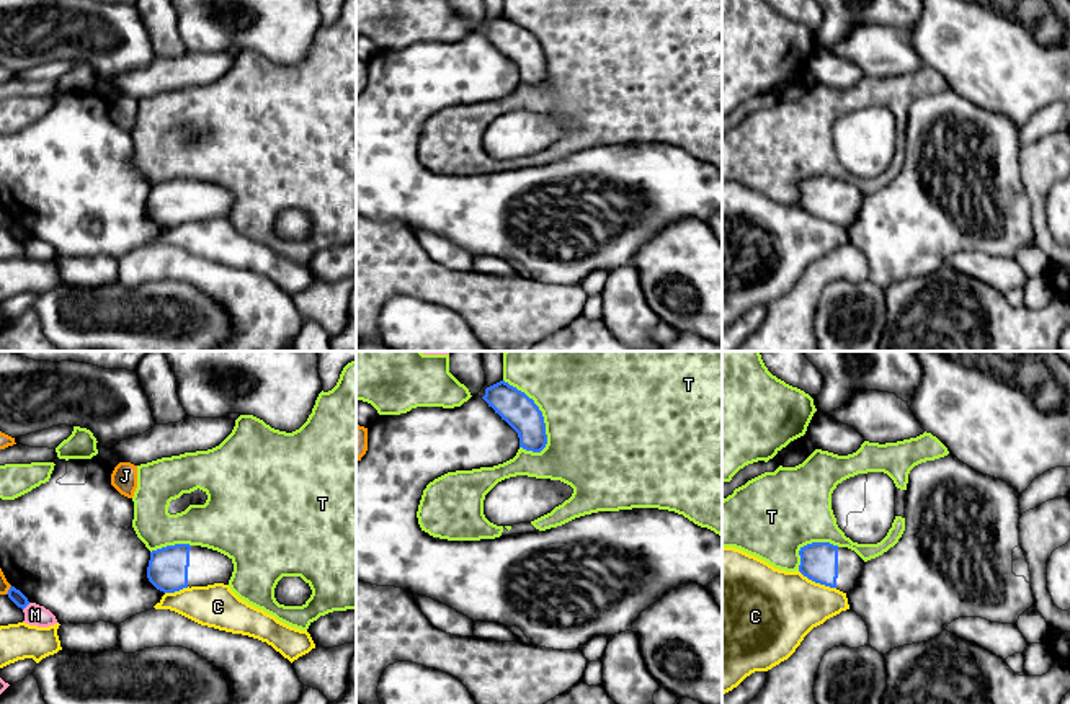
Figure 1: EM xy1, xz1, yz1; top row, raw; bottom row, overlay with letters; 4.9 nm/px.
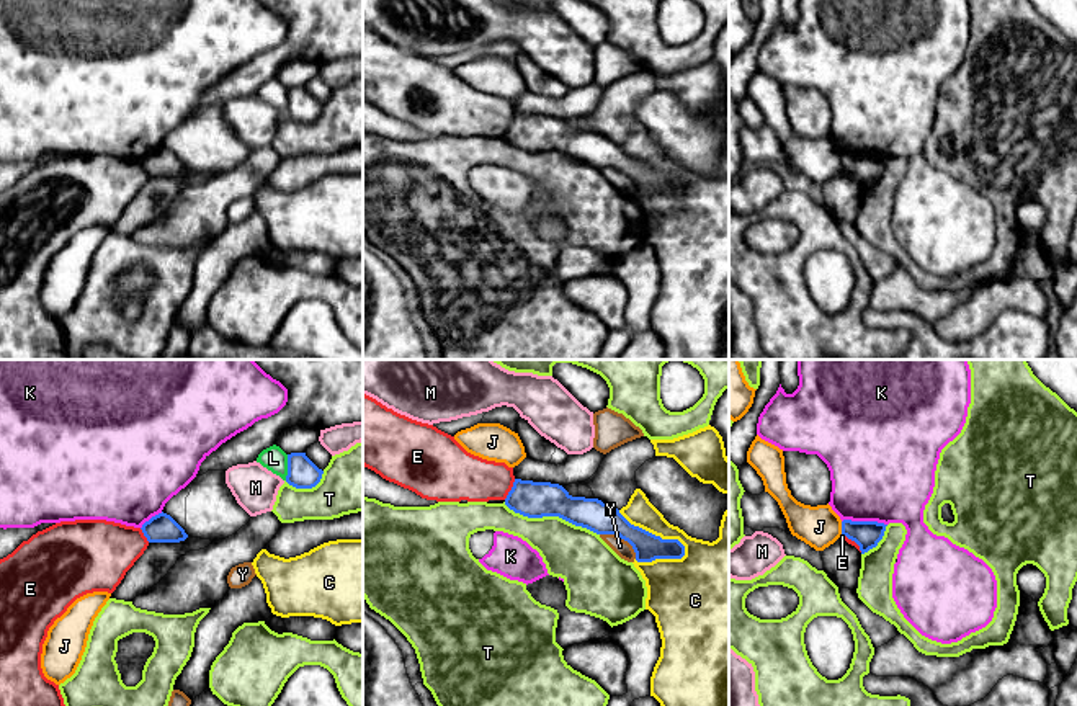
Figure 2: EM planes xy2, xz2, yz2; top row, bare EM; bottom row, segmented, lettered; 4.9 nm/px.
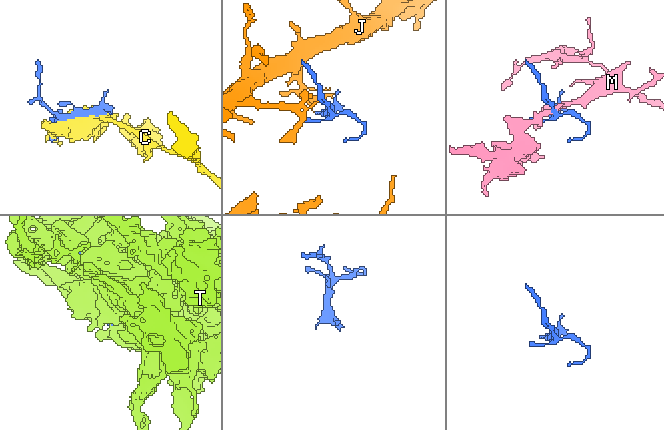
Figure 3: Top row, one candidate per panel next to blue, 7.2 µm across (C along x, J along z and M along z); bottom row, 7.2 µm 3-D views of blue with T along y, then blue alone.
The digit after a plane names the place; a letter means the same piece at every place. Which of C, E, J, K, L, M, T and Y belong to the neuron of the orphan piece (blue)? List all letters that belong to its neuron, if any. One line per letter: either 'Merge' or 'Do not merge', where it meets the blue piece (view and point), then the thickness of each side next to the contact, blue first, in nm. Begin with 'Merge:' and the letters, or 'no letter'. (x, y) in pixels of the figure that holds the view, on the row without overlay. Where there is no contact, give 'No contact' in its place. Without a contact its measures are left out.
Merge: no letter
C: Do not merge. Touches blue at xz2 (654, 169). Thickness 140 nm (blue) against 240 nm
E: Do not merge. Touches blue at xz2 (512, 123). Thickness 180 nm (blue) against 240 nm
J: Do not merge. Touches blue at yz2 (842, 162). Thickness 140 nm (blue) against 200 nm
K: Do not merge. Touches blue at yz2 (865, 156). Thickness 140 nm (blue) against 480 nm
L: Do not merge. Touches blue at xy2 (288, 102). Thickness 150 nm (blue) against 120 nm
M: Do not merge. Touches blue at xy1 (26, 239). Thickness 70 nm (blue) against 110 nm
T: Do not merge. Touches blue at xz1 (541, 46). Thickness 170 nm (blue) against 480 nm
Y: Do not merge. Touches blue at xz2 (621, 172). Thickness 160 nm (blue) against 80 nm

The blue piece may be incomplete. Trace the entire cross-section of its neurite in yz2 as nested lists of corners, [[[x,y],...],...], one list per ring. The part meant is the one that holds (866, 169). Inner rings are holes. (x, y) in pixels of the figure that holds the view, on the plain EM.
[[[843,154],[842,168],[855,175],[860,180],[861,188],[865,188],[878,180],[884,170],[886,160],[887,159],[878,155]]]

